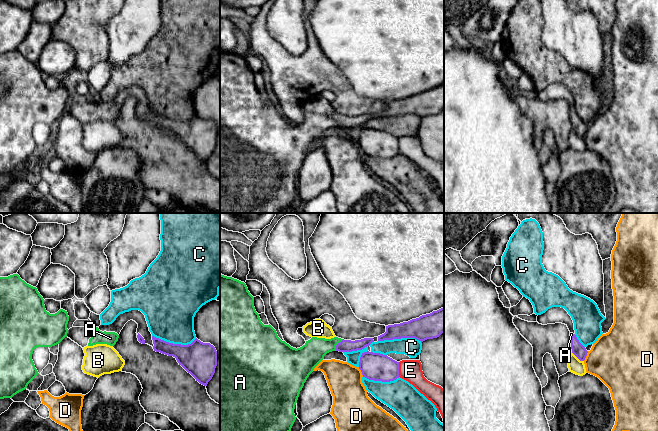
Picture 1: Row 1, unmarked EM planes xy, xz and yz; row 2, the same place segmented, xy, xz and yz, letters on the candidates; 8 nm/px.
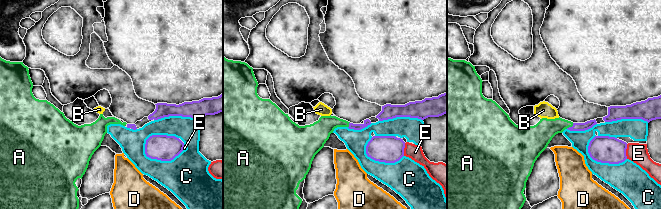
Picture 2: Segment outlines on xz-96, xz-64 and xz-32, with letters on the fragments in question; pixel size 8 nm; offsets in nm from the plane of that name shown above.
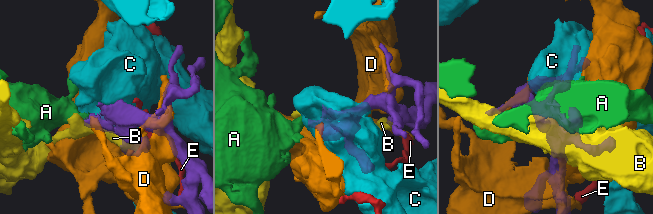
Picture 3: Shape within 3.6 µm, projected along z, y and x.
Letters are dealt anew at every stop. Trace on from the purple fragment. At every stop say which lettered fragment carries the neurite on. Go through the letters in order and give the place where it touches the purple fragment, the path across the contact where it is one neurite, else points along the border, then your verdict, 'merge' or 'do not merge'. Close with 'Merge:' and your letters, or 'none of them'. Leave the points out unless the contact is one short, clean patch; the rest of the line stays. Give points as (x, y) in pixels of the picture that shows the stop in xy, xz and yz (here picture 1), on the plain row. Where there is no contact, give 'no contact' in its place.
A: meets purple in xz at (337, 120); runs through xz (345, 121), (337, 120), (320, 122), (312, 129); merge
B: meets purple in yz at (578, 134); do not merge
C: meets purple in xz at (400, 114); do not merge
D: meets purple in xz at (361, 147); do not merge
E: meets purple in xz at (398, 145); do not merge
Merge: A

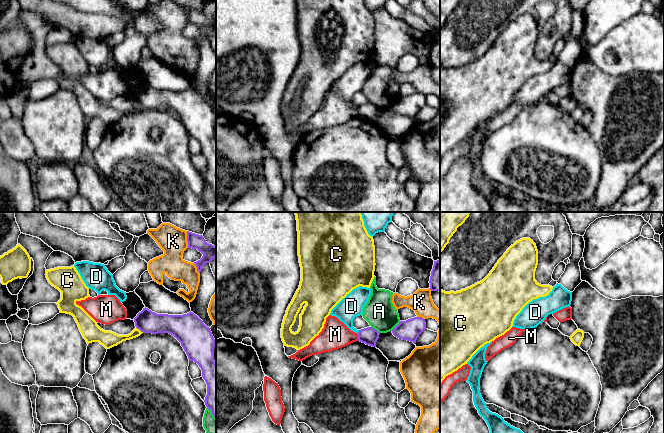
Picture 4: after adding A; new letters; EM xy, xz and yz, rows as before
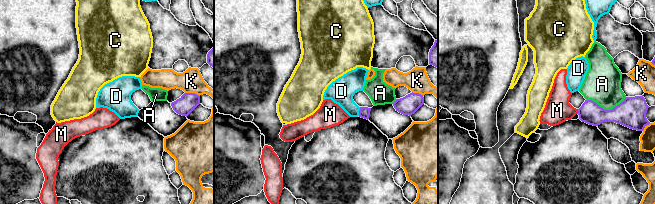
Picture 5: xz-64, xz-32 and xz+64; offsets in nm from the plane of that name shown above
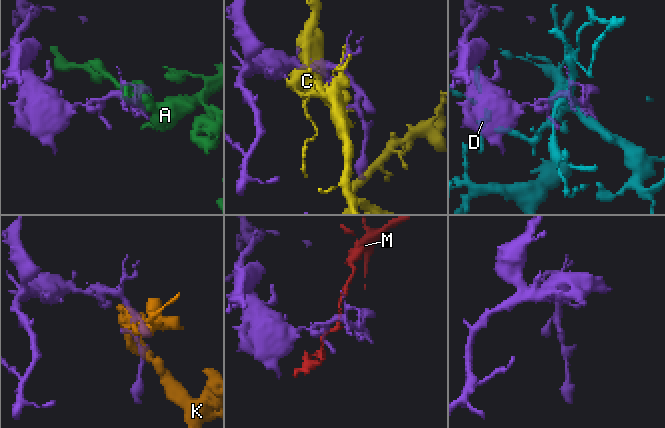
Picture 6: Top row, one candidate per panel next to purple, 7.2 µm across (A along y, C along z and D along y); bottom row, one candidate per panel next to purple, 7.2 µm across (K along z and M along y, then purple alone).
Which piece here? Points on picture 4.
A: meets purple in xz at (396, 102); do not merge
C: meets purple in xy at (140, 106); do not merge
D: meets purple in xz at (358, 108); do not merge
K: meets purple in xy at (187, 15); do not merge
M: meets purple in xz at (358, 113); do not merge
Merge: none of them

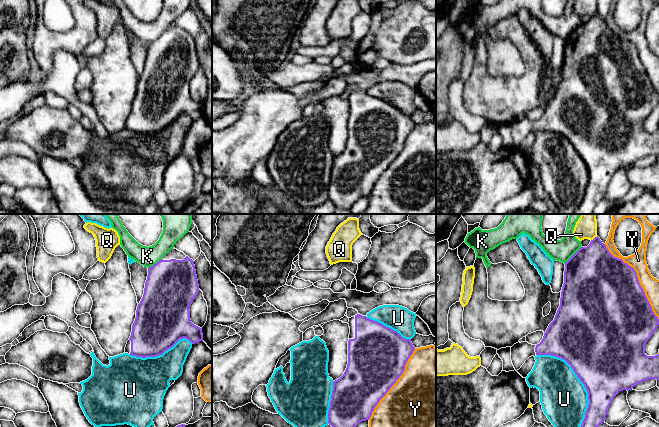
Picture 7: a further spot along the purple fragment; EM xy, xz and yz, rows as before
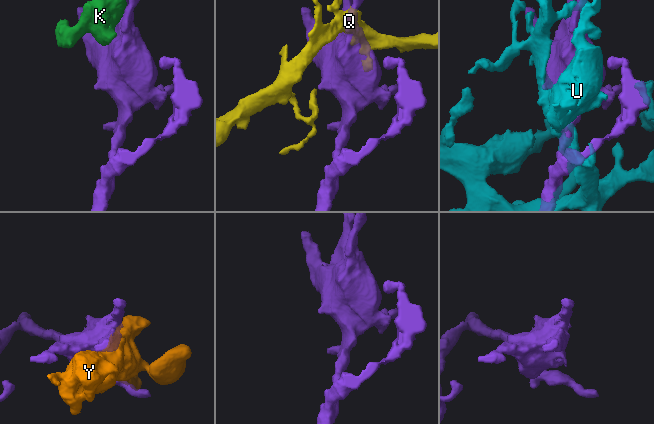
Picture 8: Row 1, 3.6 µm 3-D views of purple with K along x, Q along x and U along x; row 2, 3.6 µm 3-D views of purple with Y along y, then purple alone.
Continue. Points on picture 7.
K: meets purple in yz at (573, 31); do not merge
Q: meets purple in yz at (595, 13); do not merge
U: meets purple in yz at (584, 161); do not merge
Y: meets purple in yz at (637, 54); do not merge
Merge: none of them

